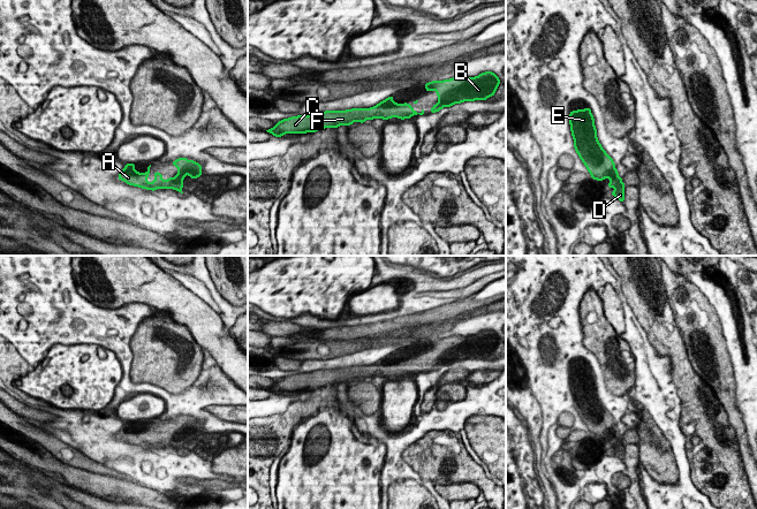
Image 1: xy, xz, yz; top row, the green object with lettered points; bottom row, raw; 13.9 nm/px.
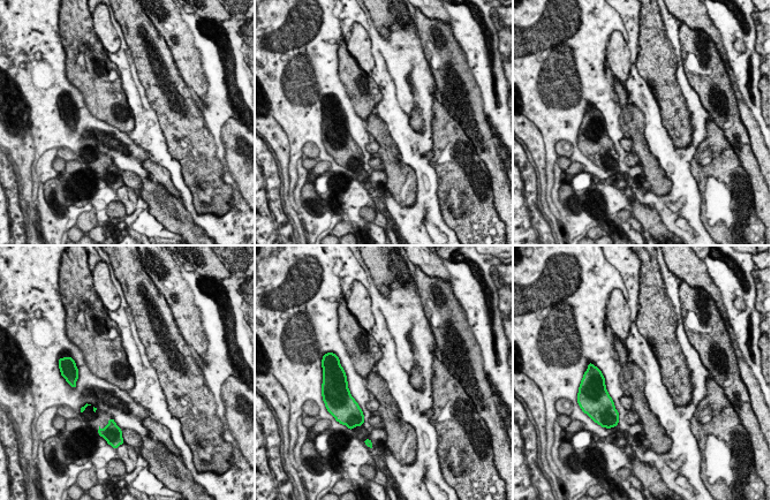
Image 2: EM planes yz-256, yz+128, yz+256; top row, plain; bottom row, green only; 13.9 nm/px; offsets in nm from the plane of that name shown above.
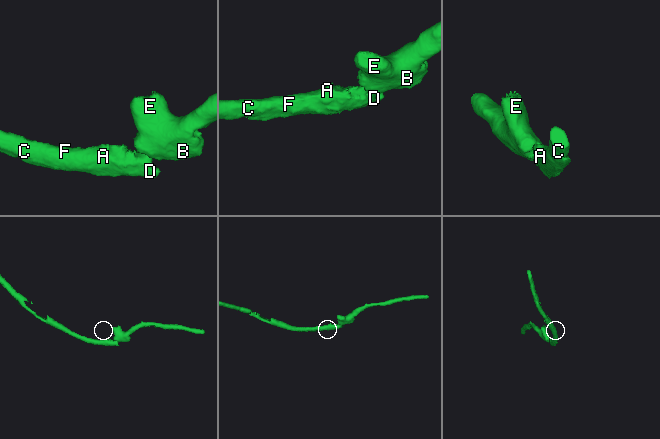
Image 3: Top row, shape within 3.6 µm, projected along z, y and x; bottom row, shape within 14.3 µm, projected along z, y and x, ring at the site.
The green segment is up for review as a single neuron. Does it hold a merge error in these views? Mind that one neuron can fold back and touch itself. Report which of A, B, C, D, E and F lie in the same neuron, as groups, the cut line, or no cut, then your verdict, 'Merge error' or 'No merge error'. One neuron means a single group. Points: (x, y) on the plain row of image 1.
Groups: A B C D E F. No split. No merge error

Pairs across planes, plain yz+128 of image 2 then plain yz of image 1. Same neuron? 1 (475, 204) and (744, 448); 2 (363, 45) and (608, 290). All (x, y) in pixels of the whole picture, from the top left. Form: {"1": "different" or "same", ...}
{"1": "different", "2": "same"}

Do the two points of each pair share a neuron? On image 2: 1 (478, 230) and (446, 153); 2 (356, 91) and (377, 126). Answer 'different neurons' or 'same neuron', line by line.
1: same neuron
2: different neurons

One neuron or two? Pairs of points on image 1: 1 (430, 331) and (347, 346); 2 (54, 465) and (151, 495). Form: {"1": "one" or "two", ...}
{"1": "one", "2": "one"}

